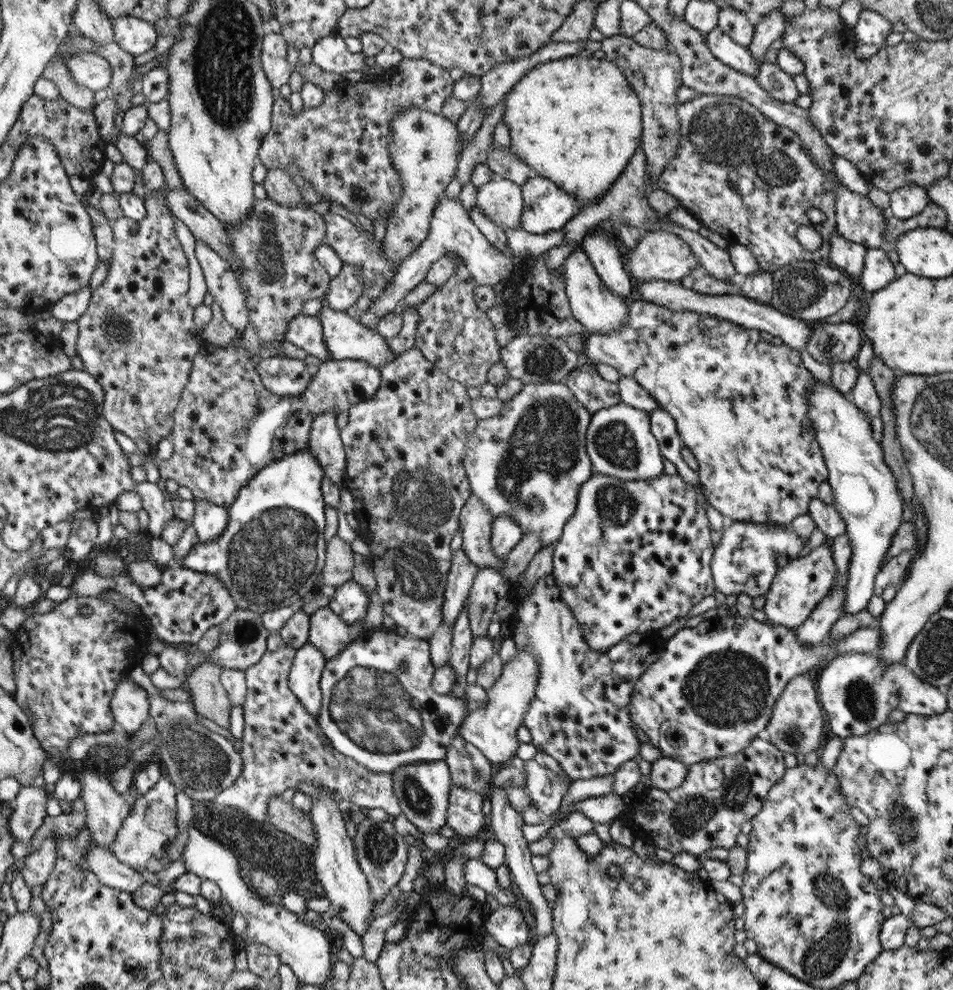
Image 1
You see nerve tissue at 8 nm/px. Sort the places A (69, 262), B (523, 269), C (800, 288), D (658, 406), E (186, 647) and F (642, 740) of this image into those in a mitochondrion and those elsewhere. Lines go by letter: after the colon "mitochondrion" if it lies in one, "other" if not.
A: other
B: other
C: mitochondrion
D: other
E: other
F: other

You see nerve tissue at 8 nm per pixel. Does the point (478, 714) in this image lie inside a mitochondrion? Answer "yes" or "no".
no

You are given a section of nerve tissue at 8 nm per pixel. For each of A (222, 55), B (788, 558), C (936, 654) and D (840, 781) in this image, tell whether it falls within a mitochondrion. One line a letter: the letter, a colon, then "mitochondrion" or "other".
A: mitochondrion
B: other
C: mitochondrion
D: other

